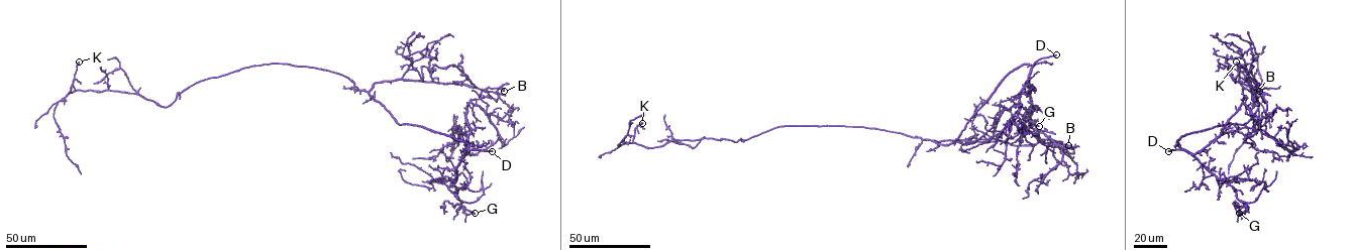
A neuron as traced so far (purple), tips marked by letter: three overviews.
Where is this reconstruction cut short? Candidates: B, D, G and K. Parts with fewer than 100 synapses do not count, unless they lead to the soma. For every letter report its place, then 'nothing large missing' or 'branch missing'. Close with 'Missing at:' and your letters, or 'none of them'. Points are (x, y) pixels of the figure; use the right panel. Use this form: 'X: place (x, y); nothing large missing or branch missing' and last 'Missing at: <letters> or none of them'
B: place (1259, 91); nothing large missing
D: place (1168, 151); branch missing
G: place (1239, 213); nothing large missing
K: place (1236, 61); nothing large missing
Missing at: D

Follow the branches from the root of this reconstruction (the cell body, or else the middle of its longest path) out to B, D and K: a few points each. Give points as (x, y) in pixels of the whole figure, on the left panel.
B: (341, 75), (359, 90), (367, 91), (375, 83), (398, 80), (465, 84), (483, 90), (501, 88), (504, 91)
D: (341, 75), (359, 90), (366, 90), (399, 124), (419, 125), (464, 141), (469, 149), (492, 151)
K: (341, 75), (288, 64), (252, 66), (195, 83), (164, 107), (135, 93), (109, 90), (70, 93), (79, 61)

